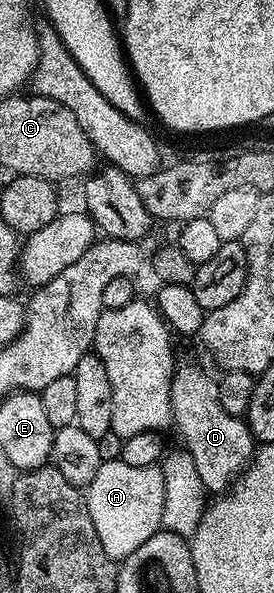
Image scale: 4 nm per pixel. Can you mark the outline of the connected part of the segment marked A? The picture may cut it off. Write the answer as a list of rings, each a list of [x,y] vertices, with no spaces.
[[[119,460],[102,462],[96,476],[86,488],[89,516],[96,536],[109,558],[120,562],[145,540],[161,529],[164,504],[164,480],[161,467],[133,467]]]

